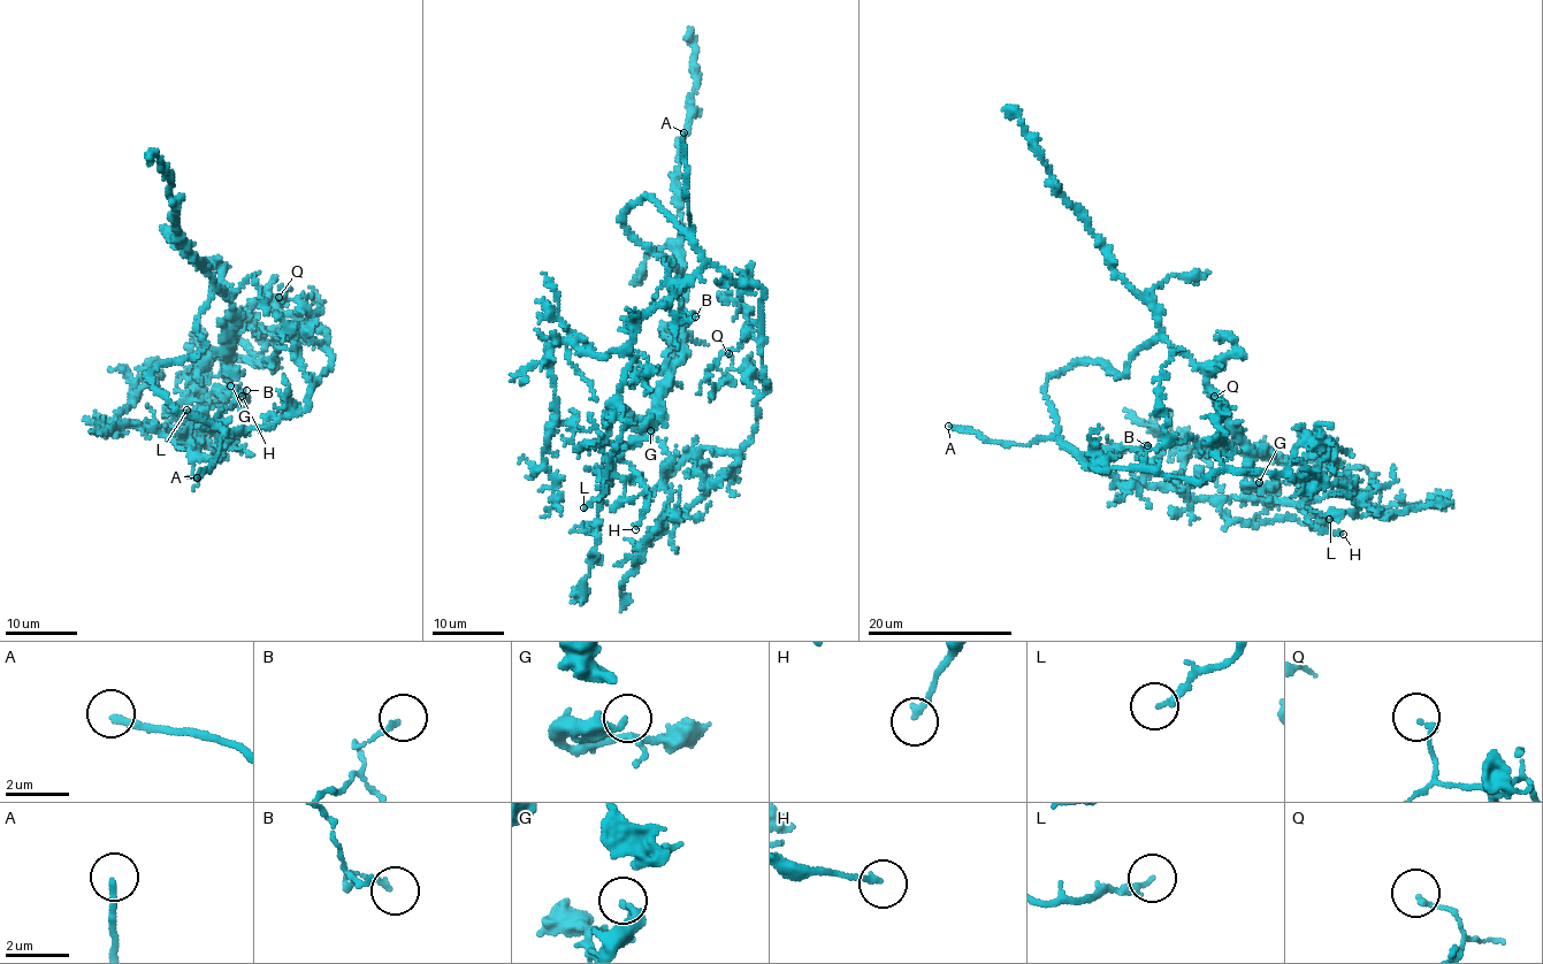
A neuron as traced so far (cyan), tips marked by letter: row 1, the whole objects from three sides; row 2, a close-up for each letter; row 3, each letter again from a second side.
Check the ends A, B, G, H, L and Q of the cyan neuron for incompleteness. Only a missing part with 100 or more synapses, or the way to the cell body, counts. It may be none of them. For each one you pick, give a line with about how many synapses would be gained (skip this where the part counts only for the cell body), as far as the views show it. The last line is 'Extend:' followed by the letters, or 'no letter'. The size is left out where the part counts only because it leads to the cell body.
Extend: A

